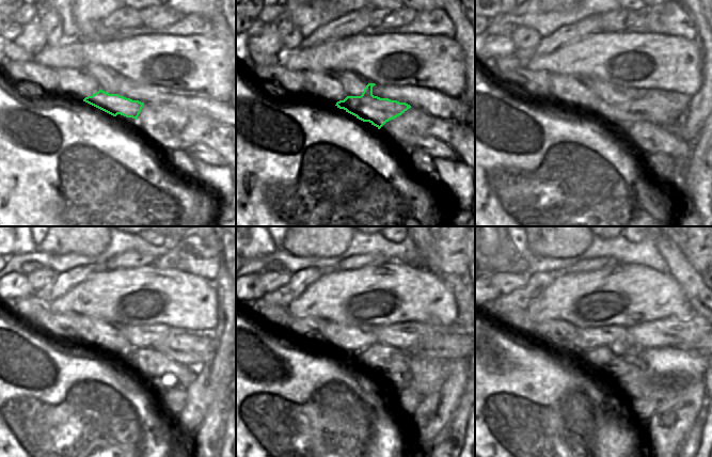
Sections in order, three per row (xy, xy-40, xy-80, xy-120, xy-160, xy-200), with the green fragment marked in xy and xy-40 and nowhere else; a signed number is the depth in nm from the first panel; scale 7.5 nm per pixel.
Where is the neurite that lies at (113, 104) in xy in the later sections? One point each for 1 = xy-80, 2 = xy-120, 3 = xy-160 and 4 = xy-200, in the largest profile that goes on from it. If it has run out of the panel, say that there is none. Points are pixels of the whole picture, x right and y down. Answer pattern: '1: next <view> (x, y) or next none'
1: next xy-80 (618, 105)
2: next xy-120 (191, 349)
3: next xy-160 (447, 343)
4: next xy-200 (692, 335)

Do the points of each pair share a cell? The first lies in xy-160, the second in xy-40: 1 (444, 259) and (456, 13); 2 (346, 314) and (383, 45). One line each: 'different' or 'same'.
1: different
2: same

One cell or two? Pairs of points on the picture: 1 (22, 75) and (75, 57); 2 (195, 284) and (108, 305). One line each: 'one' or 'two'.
1: two
2: one

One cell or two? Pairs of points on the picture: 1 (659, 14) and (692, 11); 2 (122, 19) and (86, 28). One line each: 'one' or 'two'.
1: two
2: two

